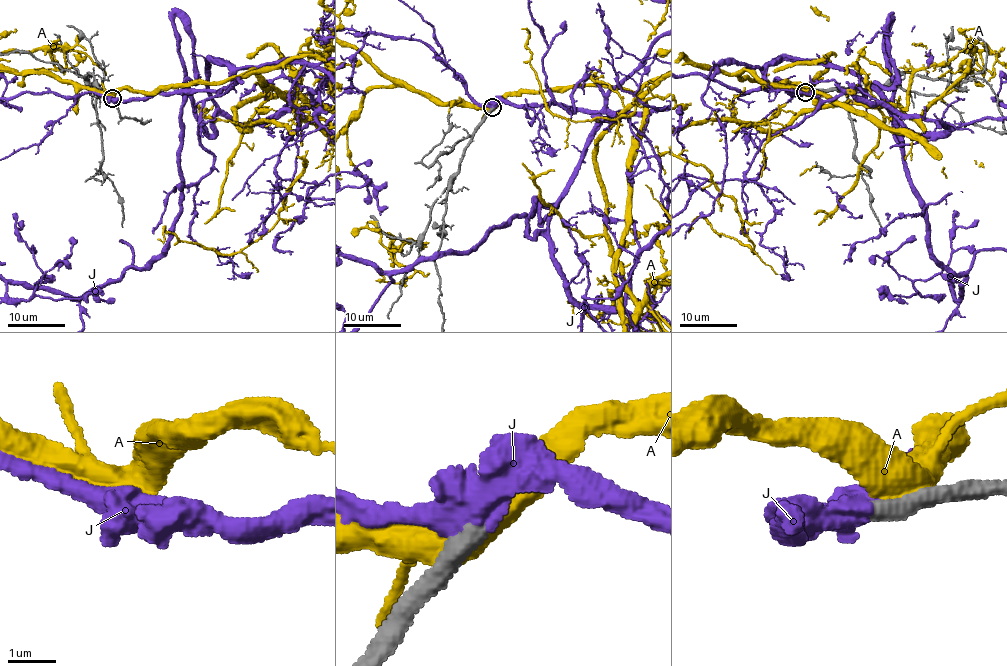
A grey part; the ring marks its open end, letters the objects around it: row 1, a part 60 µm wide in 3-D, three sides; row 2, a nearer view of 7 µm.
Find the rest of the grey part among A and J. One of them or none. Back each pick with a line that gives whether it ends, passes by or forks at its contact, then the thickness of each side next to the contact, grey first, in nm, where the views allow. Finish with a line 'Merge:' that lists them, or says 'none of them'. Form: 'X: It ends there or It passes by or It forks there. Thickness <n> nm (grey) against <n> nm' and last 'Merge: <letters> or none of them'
J: It forks there. Thickness 480 nm (grey) against 480 nm
Merge: J

